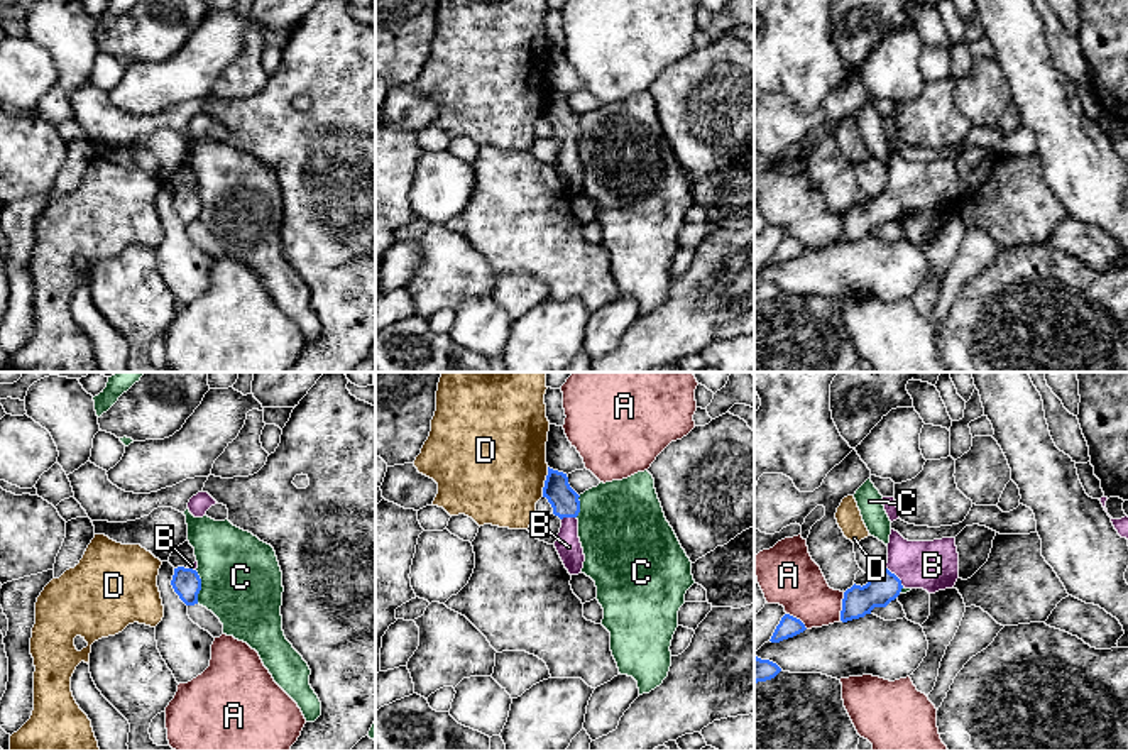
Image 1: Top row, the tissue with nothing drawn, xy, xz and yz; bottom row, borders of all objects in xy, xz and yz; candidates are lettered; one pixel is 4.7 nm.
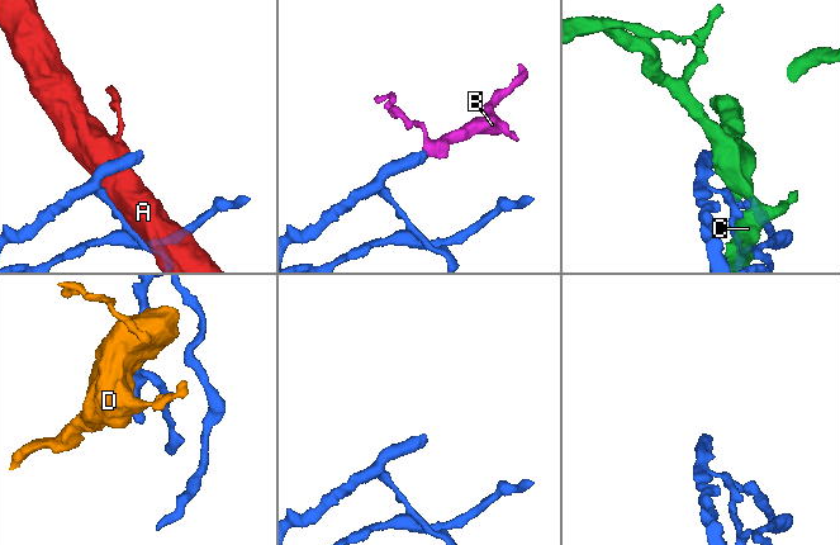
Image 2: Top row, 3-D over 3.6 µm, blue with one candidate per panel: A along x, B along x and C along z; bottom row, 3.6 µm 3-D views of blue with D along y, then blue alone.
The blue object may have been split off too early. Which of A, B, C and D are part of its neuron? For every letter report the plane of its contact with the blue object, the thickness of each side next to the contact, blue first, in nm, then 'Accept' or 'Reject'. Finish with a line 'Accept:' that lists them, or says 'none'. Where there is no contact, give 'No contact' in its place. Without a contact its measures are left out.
A: Touches blue in yz. Thickness 150 nm (blue) against 260 nm. Reject
B: Touches blue in yz. Thickness 150 nm (blue) against 240 nm. Accept
C: Touches blue in xy. Thickness 140 nm (blue) against 380 nm. Reject
D: Touches blue in xz. Thickness 140 nm (blue) against 500 nm. Reject
Accept: B

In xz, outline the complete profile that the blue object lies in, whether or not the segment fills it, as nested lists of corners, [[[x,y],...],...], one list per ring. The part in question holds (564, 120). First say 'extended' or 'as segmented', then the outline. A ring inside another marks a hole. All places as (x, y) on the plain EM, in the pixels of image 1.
extended; [[[548,88],[548,96],[543,108],[543,118],[553,129],[553,135],[561,140],[561,149],[555,162],[555,169],[570,196],[582,195],[585,176],[578,159],[578,115],[570,108],[568,98],[563,93]]]

